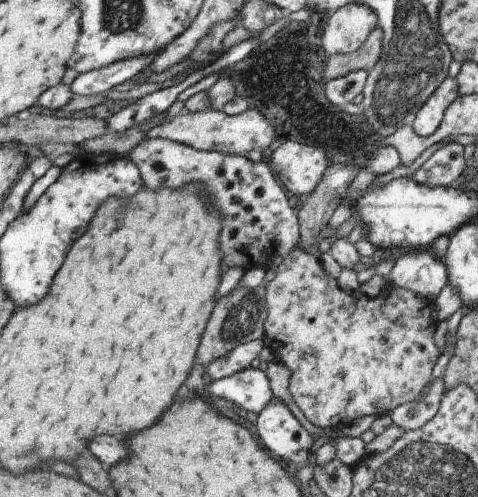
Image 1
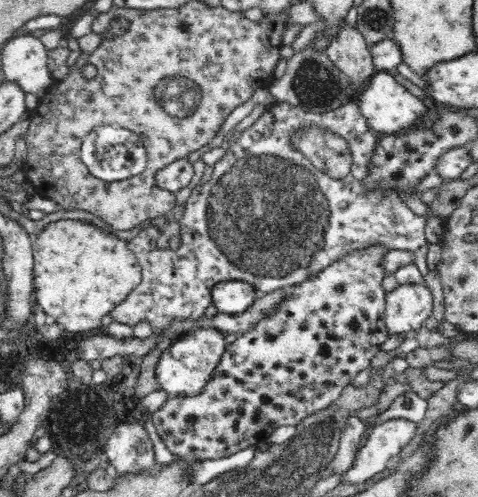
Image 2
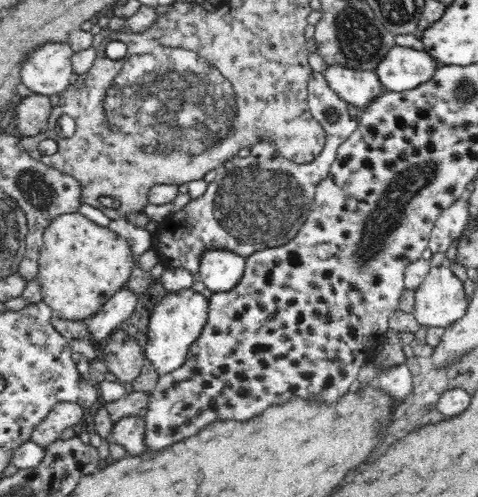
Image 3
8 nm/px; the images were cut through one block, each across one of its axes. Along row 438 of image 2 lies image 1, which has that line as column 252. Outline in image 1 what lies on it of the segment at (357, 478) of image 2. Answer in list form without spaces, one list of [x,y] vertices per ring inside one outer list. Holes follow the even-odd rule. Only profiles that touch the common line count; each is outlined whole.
[[[249,368],[241,374],[215,380],[211,384],[211,394],[221,400],[237,402],[241,410],[249,410],[253,414],[261,414],[275,398],[269,374],[259,368]]]

